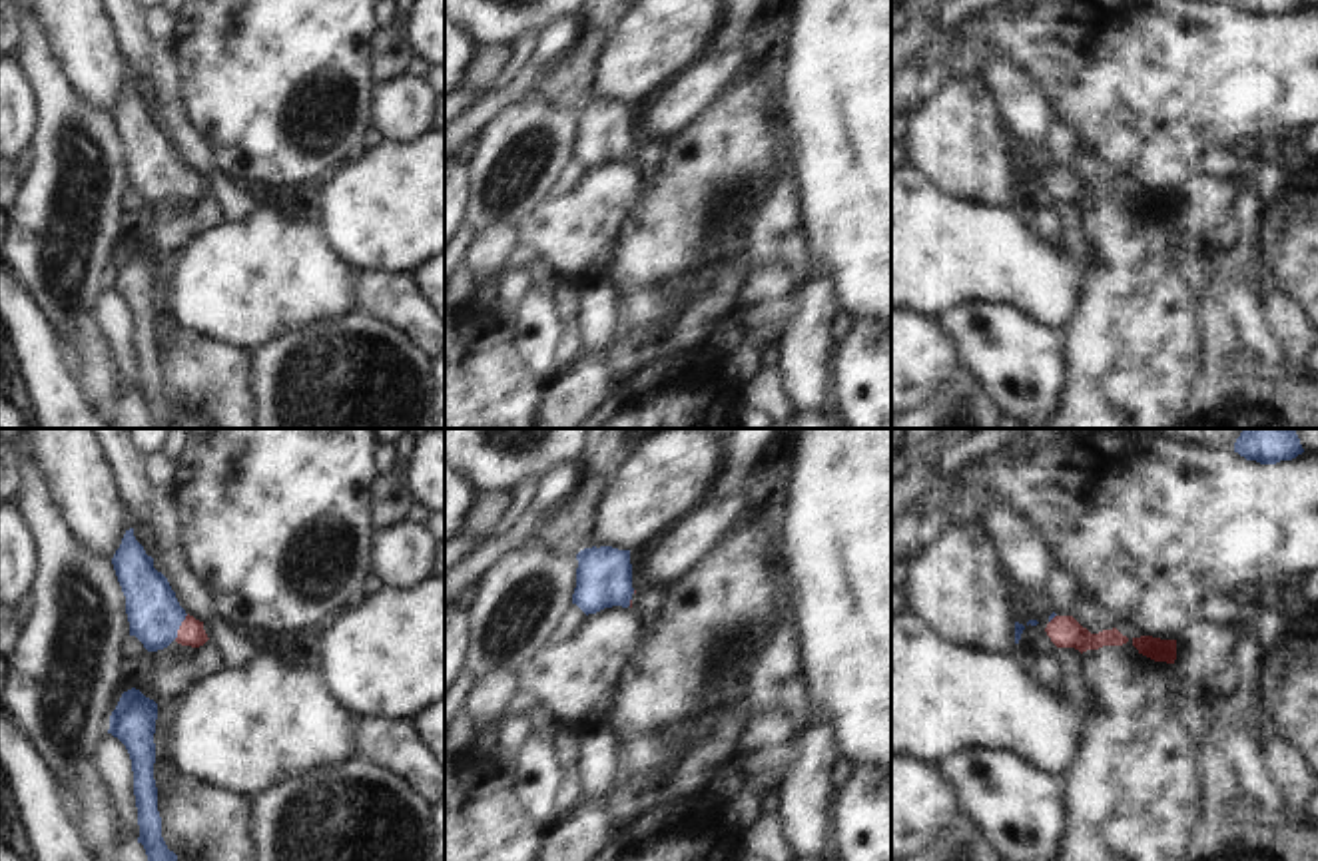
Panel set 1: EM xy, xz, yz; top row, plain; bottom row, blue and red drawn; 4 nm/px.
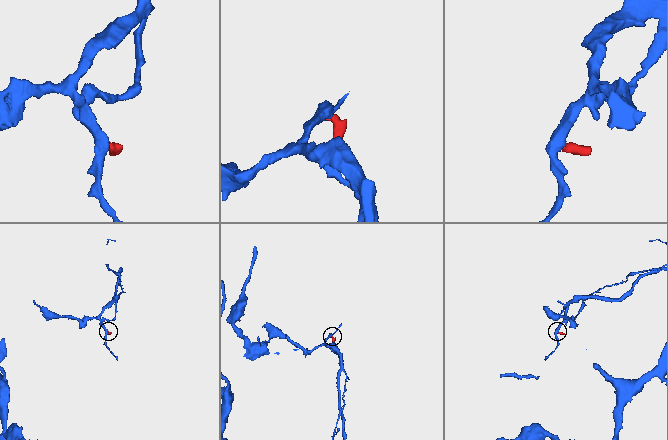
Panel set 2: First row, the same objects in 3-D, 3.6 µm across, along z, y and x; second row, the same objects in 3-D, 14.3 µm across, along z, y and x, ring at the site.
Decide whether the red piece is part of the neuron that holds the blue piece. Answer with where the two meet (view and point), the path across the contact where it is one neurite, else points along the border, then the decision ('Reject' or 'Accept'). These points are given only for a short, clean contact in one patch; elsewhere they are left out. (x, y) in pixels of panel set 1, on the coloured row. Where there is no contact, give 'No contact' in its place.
Touches blue at xy (180, 624). Path across: xy (154, 614), (160, 620), (180, 624), (190, 632). Accept.

